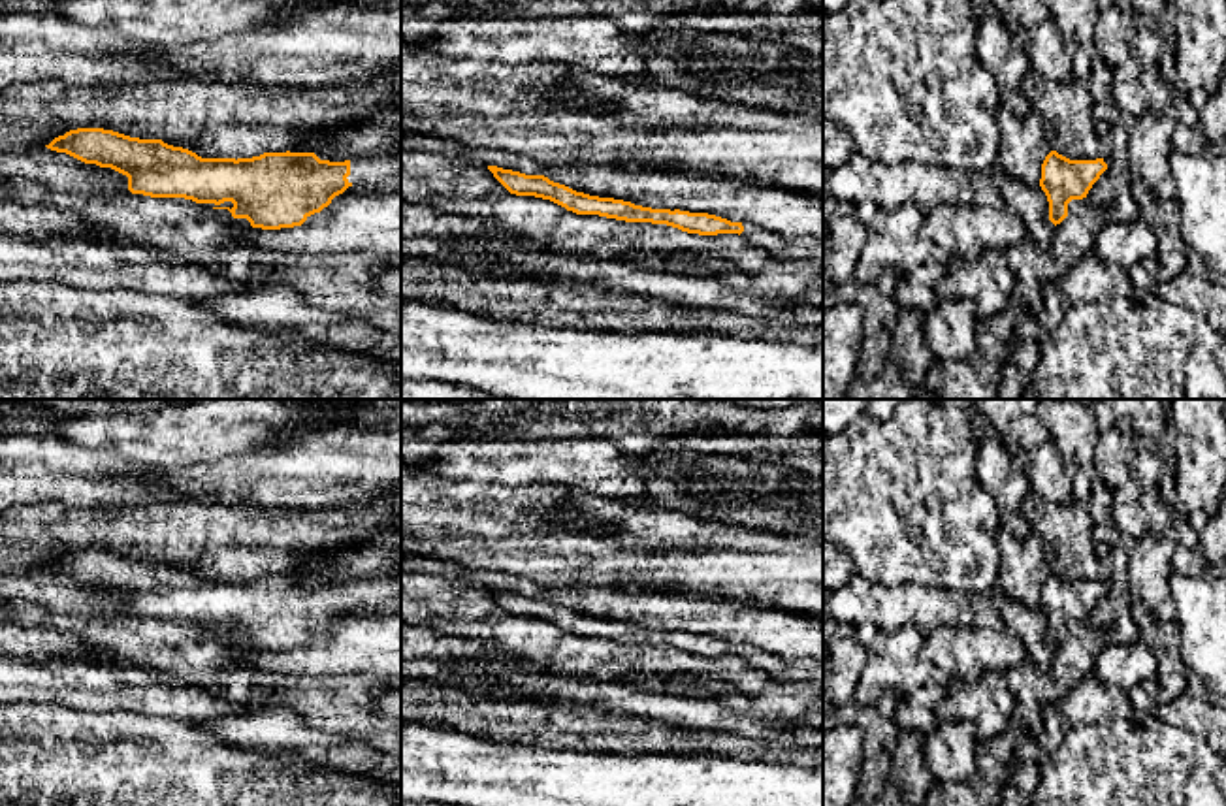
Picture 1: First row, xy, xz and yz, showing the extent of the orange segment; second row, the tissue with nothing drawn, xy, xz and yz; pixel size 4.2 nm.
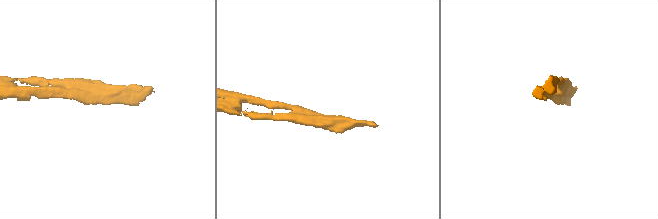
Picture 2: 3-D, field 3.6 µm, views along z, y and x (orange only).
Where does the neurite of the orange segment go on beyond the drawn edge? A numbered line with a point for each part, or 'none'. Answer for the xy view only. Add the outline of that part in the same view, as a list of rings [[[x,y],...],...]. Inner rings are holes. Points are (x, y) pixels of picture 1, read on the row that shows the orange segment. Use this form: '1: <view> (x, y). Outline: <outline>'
1: xy (362, 170). Outline: [[[384,154],[377,158],[350,158],[350,175],[347,177],[352,186],[365,186],[375,177],[392,179],[401,175],[401,154]]]

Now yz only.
none

